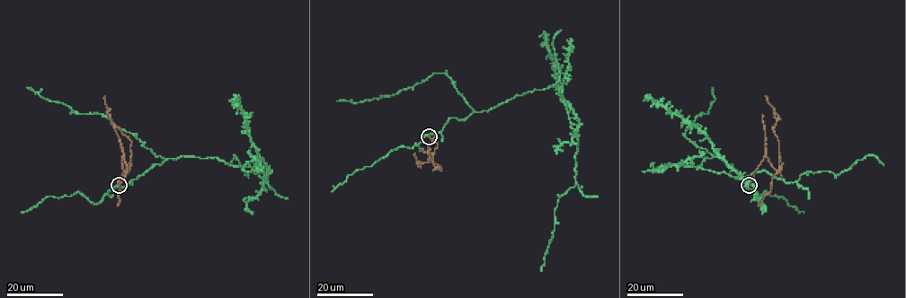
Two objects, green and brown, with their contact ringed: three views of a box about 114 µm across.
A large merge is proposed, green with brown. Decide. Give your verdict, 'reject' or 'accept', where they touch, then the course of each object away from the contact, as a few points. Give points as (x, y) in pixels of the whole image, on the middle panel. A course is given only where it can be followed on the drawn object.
reject | (429, 136) | green via (429, 136), (451, 118), (465, 119), (562, 83), (577, 133), (575, 183), (559, 197), (541, 271) | brown via (429, 136), (438, 144), (431, 159), (433, 164), (441, 167), (430, 161), (421, 164), (414, 153)

